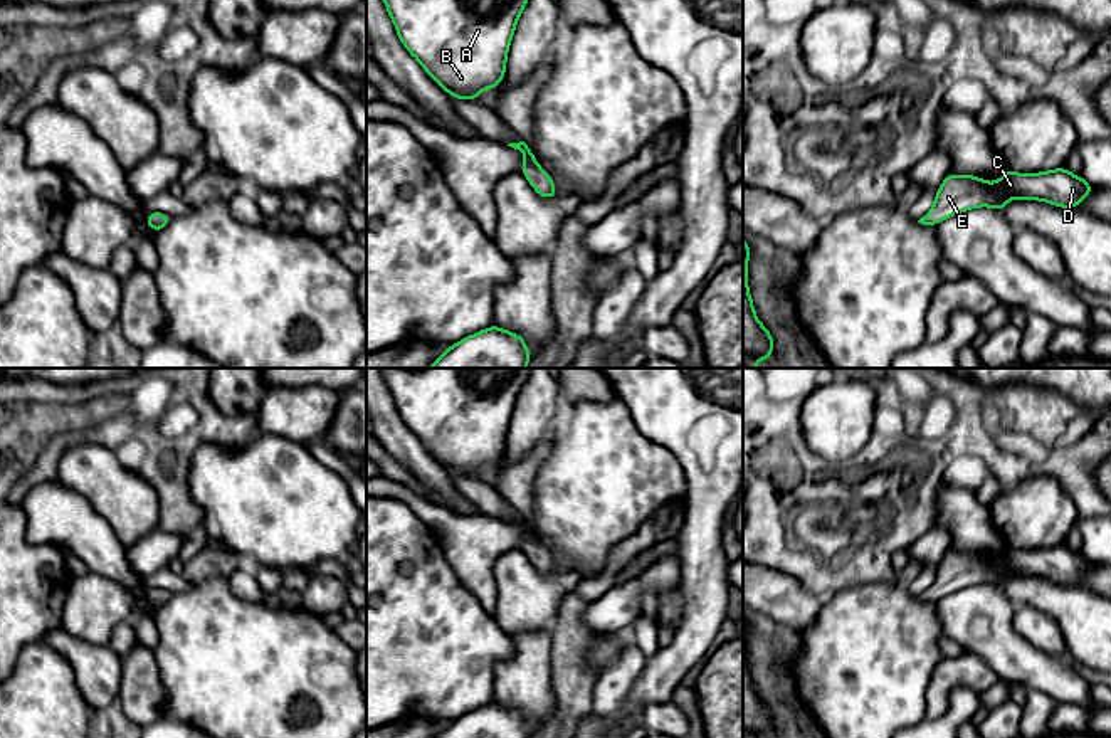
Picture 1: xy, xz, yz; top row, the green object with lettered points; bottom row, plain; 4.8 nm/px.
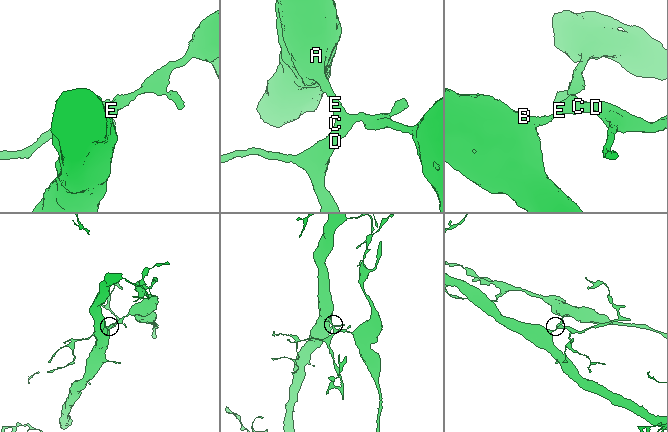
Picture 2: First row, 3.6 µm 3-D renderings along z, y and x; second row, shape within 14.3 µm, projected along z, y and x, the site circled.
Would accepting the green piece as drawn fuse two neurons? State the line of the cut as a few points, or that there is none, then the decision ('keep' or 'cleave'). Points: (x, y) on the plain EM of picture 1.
cut none; keep

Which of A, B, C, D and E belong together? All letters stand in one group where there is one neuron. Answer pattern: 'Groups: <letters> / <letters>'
Groups: A B C D E

